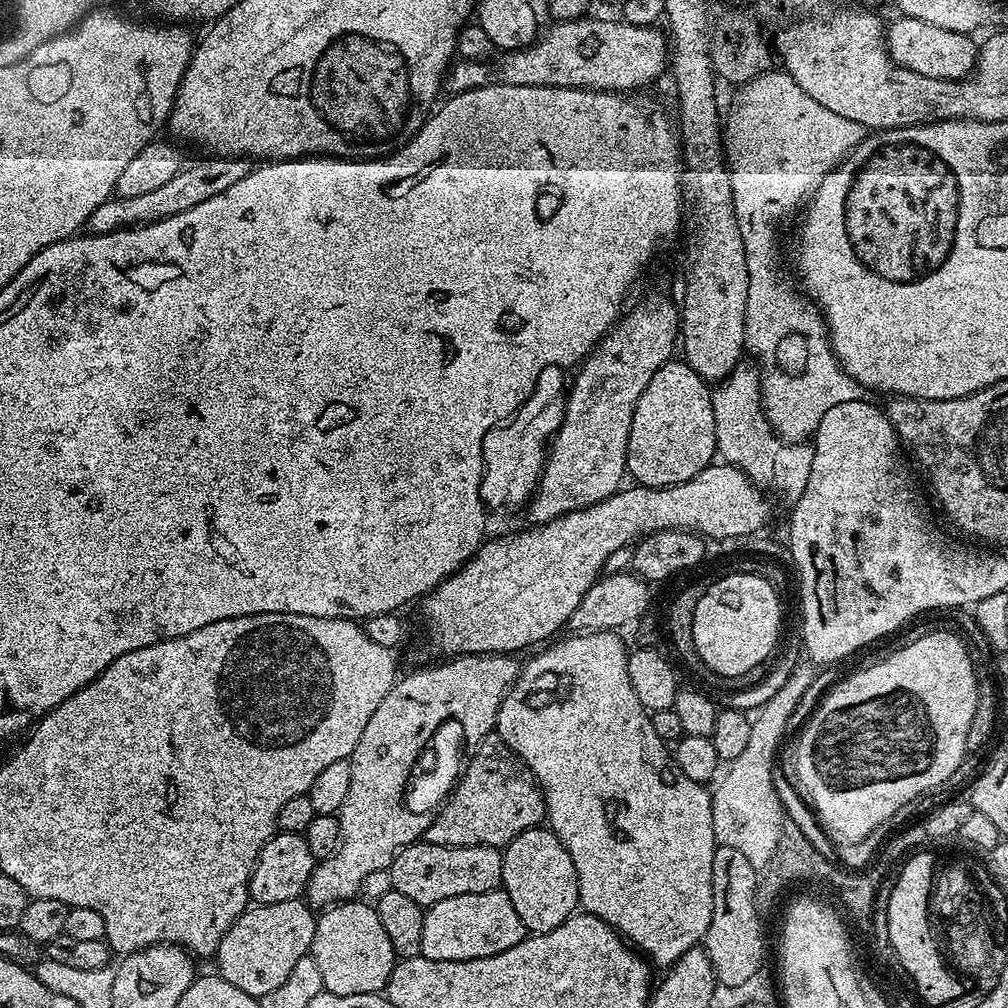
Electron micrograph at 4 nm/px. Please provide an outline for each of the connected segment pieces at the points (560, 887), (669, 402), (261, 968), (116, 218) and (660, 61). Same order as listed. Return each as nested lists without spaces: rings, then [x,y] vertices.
[[[537,826],[526,830],[505,844],[502,851],[502,891],[510,898],[529,933],[549,932],[573,916],[580,903],[578,878],[566,846],[551,828]]]
[[[673,358],[650,378],[650,386],[642,390],[638,406],[634,406],[634,422],[630,422],[630,442],[628,443],[627,475],[632,476],[637,485],[646,488],[669,488],[675,484],[694,478],[703,468],[713,463],[717,455],[716,431],[714,430],[714,406],[712,388],[683,359]]]
[[[303,899],[245,908],[230,930],[226,930],[222,942],[218,942],[215,971],[230,982],[230,986],[246,990],[246,994],[257,998],[270,994],[270,990],[275,990],[289,976],[290,970],[294,970],[298,958],[311,953],[316,918],[317,913]]]
[[[211,155],[210,160],[200,160],[197,164],[181,167],[179,174],[170,178],[158,190],[149,190],[147,194],[138,194],[138,198],[122,198],[116,196],[102,202],[94,214],[90,214],[86,228],[92,234],[110,234],[120,228],[130,228],[137,224],[151,224],[153,220],[165,220],[167,216],[182,214],[182,210],[190,210],[198,206],[198,202],[206,202],[234,186],[234,182],[242,182],[246,174],[254,170],[251,159],[242,156]]]
[[[620,18],[616,21],[588,19],[556,20],[549,28],[547,25],[530,46],[515,48],[512,51],[501,51],[500,57],[497,55],[491,62],[457,59],[445,75],[443,91],[448,96],[457,96],[459,92],[474,90],[487,84],[509,84],[510,86],[546,86],[547,88],[591,88],[597,92],[613,91],[624,94],[629,90],[640,90],[643,84],[656,79],[663,72],[665,75],[670,64],[670,40],[663,31],[659,32],[659,27],[632,25]]]

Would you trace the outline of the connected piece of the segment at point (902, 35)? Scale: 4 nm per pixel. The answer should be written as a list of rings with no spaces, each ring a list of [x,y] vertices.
[[[900,16],[896,18],[893,24],[889,23],[886,28],[886,43],[888,46],[888,54],[891,56],[895,64],[902,65],[906,70],[910,70],[914,74],[926,74],[926,78],[942,78],[943,80],[963,80],[972,75],[976,66],[976,57],[978,55],[977,41],[972,41],[973,37],[966,32],[955,32],[954,30],[942,30],[942,26],[930,26],[930,22],[918,22],[918,18],[910,18],[909,16]]]

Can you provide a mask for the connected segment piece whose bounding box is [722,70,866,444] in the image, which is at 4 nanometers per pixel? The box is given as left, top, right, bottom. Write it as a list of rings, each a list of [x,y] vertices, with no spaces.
[[[769,70],[735,89],[732,113],[727,113],[722,124],[722,139],[750,270],[744,346],[756,355],[760,400],[773,432],[787,443],[803,444],[815,437],[826,410],[838,402],[861,399],[862,389],[838,362],[824,315],[783,272],[780,235],[796,211],[815,197],[824,177],[862,143],[866,130],[814,102],[787,71],[776,71]]]

